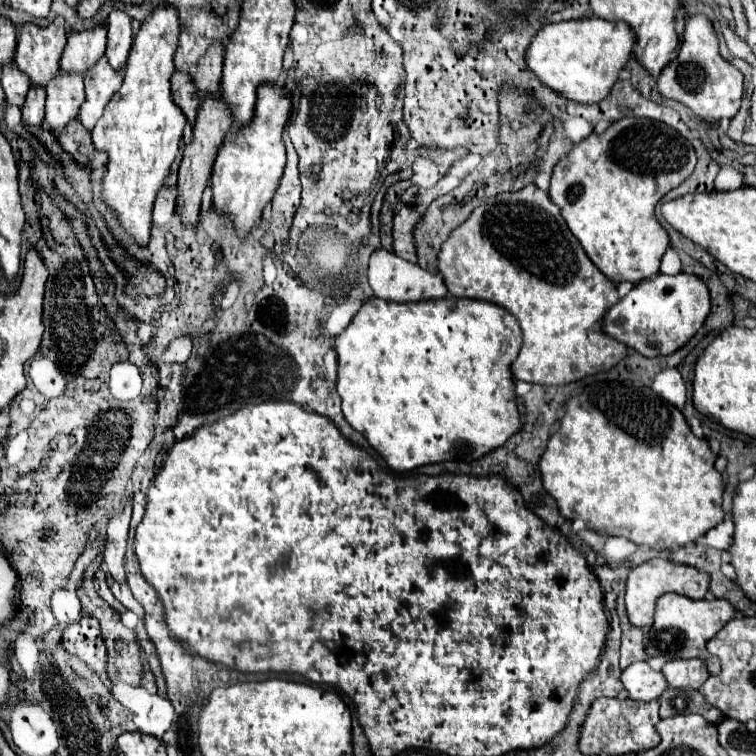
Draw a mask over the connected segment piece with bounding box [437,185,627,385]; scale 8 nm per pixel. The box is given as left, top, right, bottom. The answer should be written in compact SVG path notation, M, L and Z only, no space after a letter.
M535 185L515 193L501 193L499 197L479 205L441 245L437 267L449 295L491 301L517 317L523 343L511 365L515 379L539 385L565 385L599 371L609 371L627 355L627 347L605 335L599 325L603 313L619 301L615 283L591 263L579 241L567 229L559 207L553 205L549 195Z

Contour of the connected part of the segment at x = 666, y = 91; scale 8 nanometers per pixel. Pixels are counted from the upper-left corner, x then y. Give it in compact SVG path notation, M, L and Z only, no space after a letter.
M693 15L687 19L681 53L661 71L657 89L663 97L687 105L693 113L699 115L699 119L707 123L735 117L743 95L743 75L739 69L721 59L719 39L707 17Z

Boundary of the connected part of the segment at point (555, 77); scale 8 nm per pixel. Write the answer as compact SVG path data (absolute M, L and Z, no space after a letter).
M587 17L583 21L553 23L539 29L527 47L527 69L549 89L577 103L599 103L607 97L619 71L631 57L635 35L625 23Z

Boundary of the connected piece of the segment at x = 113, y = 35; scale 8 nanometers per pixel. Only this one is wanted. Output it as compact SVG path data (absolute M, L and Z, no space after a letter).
M113 11L107 19L107 53L105 53L113 69L121 71L125 67L131 45L133 45L131 19L121 11Z

